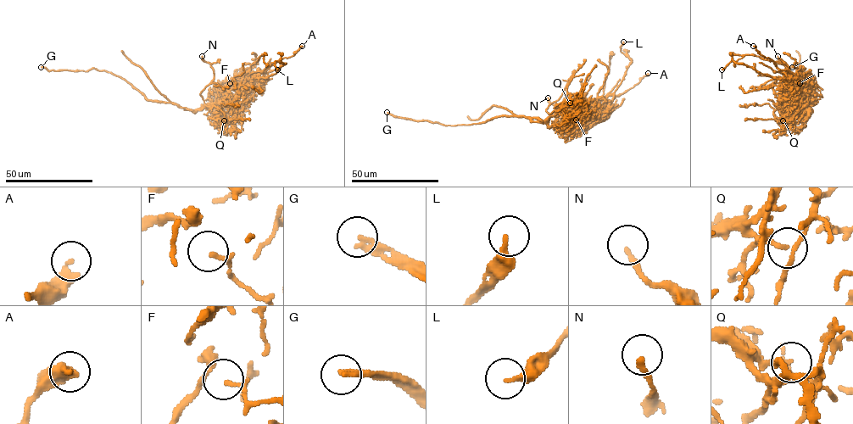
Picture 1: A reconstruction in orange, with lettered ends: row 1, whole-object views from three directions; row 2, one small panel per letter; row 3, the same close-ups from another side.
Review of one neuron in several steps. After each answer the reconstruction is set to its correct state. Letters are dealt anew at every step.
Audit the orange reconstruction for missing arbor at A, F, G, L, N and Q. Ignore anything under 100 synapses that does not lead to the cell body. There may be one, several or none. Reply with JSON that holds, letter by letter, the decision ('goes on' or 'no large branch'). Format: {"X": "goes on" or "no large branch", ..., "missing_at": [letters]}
{"A": "no large branch", "F": "no large branch", "G": "goes on", "L": "no large branch", "N": "no large branch", "Q": "no large branch", "missing_at": ["G"]}

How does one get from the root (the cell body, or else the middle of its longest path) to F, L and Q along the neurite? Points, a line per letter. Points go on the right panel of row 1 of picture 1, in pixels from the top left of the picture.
F: (799, 109), (788, 97), (801, 87), (800, 83)
L: (799, 109), (788, 97), (795, 87), (787, 80), (766, 75), (733, 60), (721, 69)
Q: (799, 109), (787, 105), (777, 109), (774, 116), (780, 121), (783, 120)

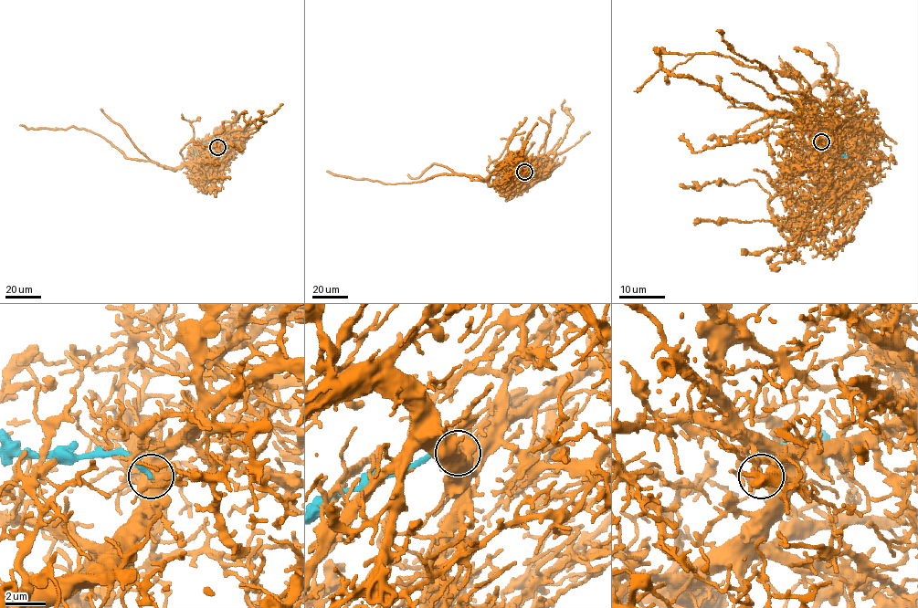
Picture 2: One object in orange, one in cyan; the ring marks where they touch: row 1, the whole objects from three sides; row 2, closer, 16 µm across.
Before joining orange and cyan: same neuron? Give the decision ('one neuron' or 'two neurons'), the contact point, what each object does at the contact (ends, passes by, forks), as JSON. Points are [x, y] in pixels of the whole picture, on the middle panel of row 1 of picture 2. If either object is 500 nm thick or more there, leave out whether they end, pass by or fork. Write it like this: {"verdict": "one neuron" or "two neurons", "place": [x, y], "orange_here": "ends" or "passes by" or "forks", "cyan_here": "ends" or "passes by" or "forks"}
{"verdict": "two neurons", "place": [524, 172]}

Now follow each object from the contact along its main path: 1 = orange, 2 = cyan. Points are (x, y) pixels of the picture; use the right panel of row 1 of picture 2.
1: (821, 141), (823, 148), (807, 165), (837, 197), (827, 177), (842, 147), (851, 93), (817, 86)
2: (821, 141), (822, 137), (837, 137), (846, 147), (849, 155), (837, 154)

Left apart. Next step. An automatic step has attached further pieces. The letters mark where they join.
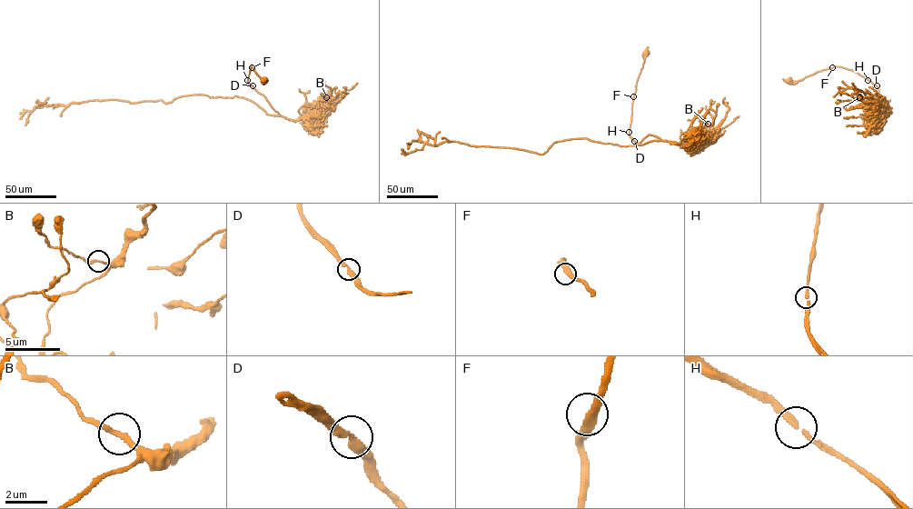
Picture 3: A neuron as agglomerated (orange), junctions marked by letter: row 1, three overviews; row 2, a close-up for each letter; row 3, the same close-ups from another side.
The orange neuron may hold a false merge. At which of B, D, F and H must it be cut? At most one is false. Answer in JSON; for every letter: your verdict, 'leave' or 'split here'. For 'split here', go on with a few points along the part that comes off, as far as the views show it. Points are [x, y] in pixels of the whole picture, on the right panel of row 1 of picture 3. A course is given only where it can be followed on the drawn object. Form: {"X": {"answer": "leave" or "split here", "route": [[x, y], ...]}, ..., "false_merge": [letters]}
{"B": {"answer": "leave"}, "D": {"answer": "leave"}, "F": {"answer": "leave"}, "H": {"answer": "leave"}, "false_merge": []}

